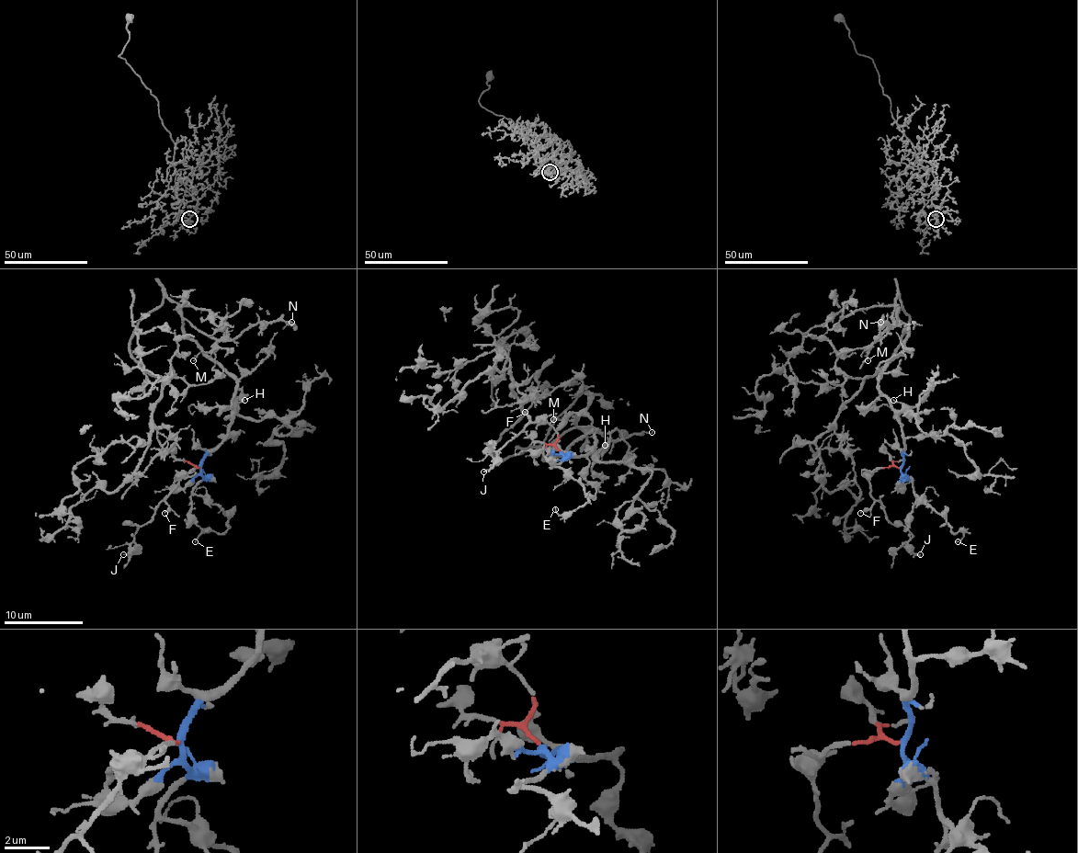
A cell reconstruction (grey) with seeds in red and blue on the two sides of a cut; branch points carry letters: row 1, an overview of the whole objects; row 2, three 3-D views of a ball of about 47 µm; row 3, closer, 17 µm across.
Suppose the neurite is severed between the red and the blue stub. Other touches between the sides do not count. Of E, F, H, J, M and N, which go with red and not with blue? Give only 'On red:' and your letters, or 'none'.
On red: F, J

